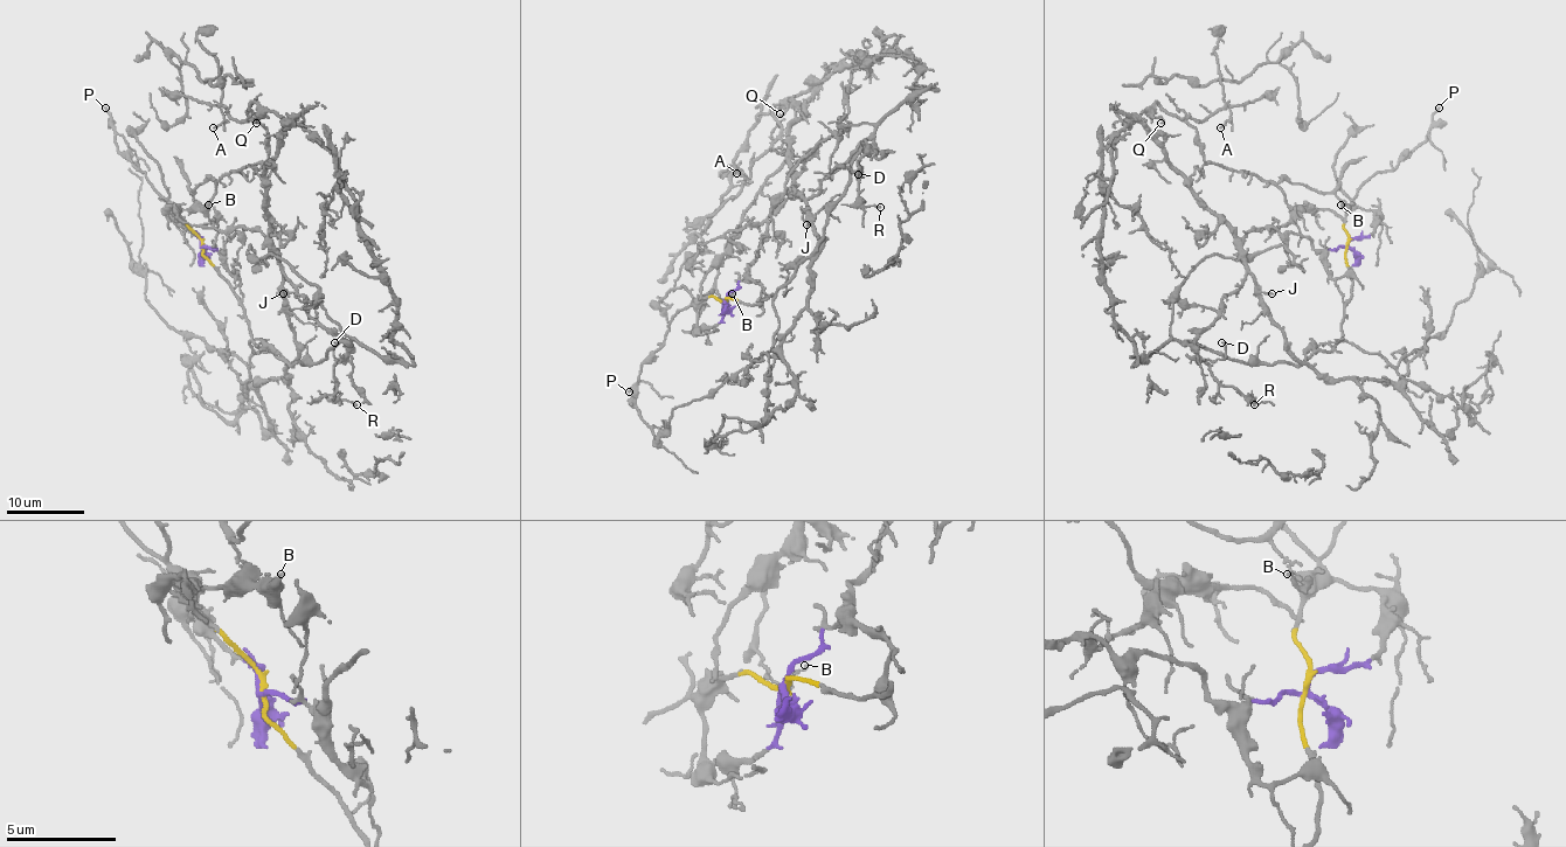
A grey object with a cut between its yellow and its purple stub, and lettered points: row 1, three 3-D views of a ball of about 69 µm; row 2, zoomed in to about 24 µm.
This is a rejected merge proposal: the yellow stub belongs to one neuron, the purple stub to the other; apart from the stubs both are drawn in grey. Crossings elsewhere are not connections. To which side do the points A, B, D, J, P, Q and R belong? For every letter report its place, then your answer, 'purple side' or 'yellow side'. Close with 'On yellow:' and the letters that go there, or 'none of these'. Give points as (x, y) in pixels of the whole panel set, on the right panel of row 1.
A: place (1220, 127); yellow side
B: place (1341, 205); yellow side
D: place (1221, 342); purple side
J: place (1272, 293); purple side
P: place (1439, 108); yellow side
Q: place (1161, 123); yellow side
R: place (1254, 404); purple side
On yellow: A, B, P, Q

